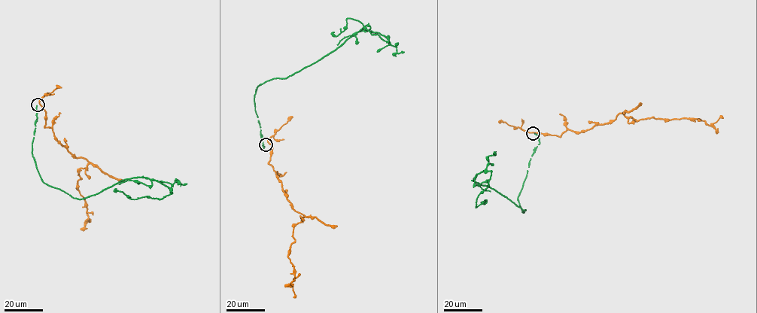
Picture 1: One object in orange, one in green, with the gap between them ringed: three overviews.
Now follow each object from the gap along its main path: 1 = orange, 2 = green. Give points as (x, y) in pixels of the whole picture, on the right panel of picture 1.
1: (530, 132), (580, 132), (613, 122), (619, 113), (637, 120), (699, 118), (712, 126), (723, 117)
2: (534, 133), (539, 143), (518, 196), (524, 212), (475, 181), (490, 171), (475, 207), (481, 202)

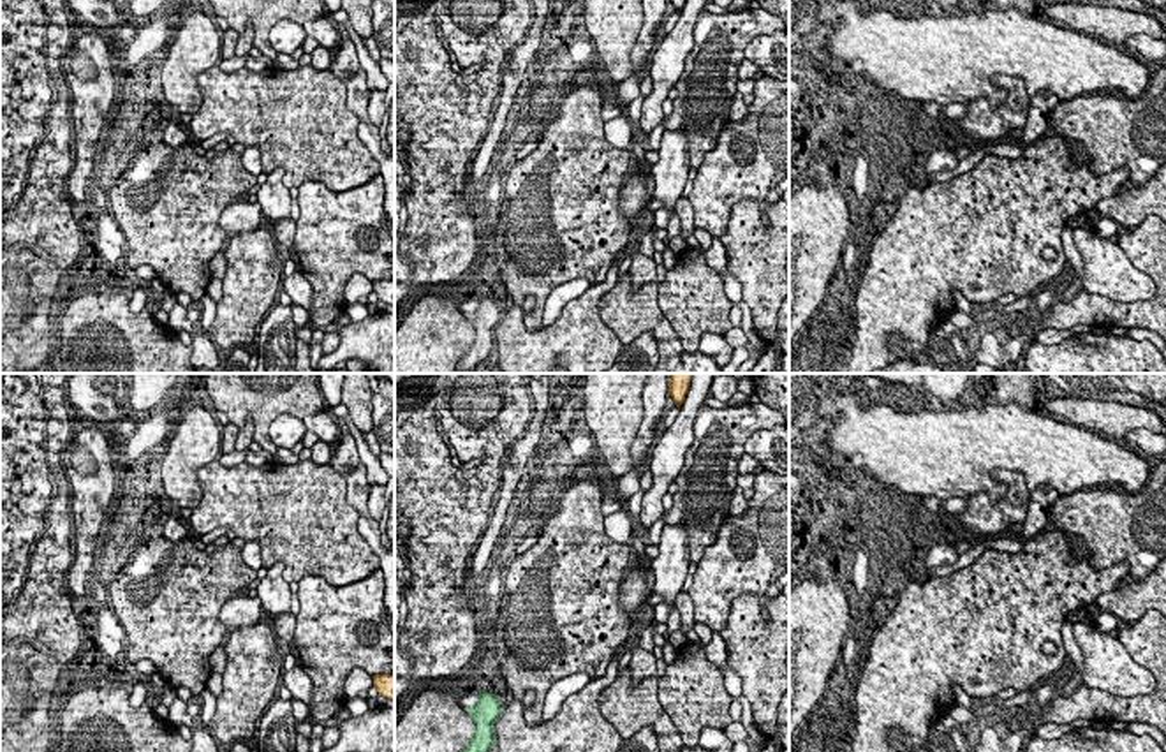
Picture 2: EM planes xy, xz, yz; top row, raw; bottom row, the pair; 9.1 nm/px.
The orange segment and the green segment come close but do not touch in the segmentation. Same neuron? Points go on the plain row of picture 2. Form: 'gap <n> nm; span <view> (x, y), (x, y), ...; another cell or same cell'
gap 3100 nm; span xz (677, 11), (497, 302); another cell

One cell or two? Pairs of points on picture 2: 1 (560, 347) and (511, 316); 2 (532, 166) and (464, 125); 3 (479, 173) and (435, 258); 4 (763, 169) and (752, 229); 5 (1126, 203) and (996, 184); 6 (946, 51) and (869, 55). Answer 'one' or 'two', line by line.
1: one
2: two
3: two
4: two
5: two
6: one

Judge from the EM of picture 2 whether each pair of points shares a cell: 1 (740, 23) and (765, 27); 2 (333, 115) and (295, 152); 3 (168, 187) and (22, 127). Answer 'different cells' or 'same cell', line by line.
1: same cell
2: same cell
3: different cells

